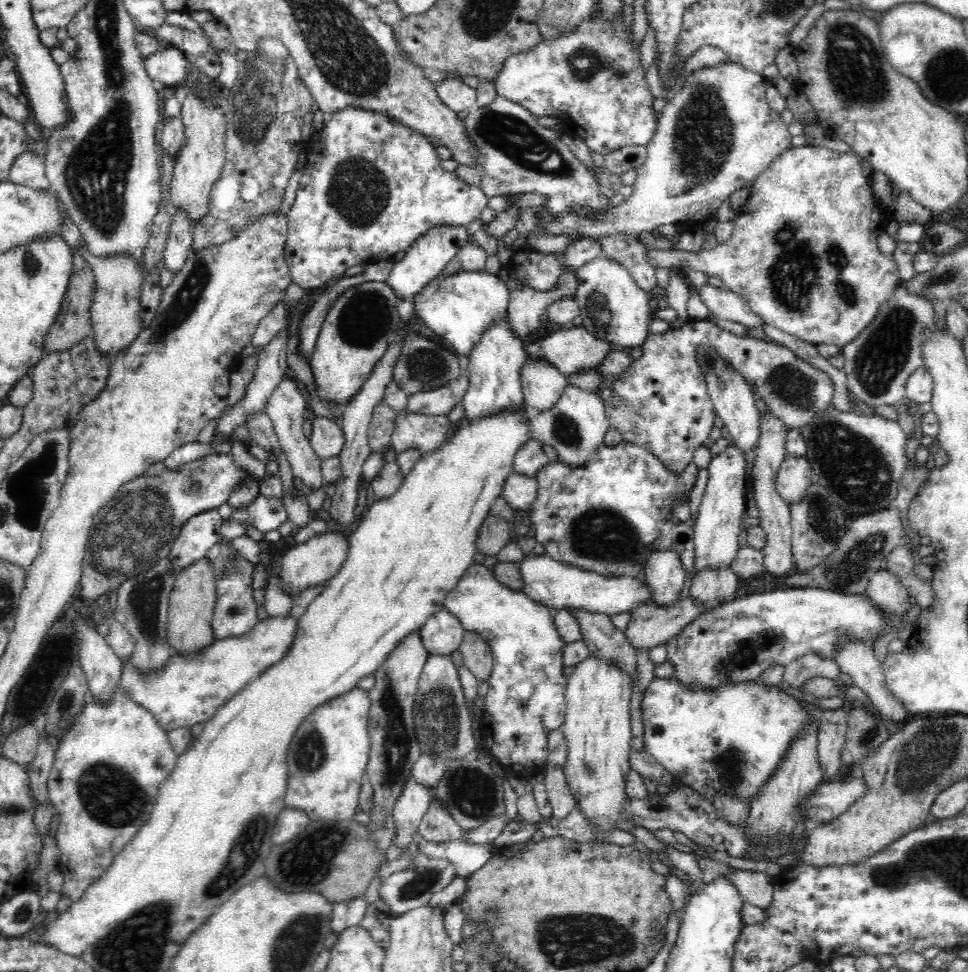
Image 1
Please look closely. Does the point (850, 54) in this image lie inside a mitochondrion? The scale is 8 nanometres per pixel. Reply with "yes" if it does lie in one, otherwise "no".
yes

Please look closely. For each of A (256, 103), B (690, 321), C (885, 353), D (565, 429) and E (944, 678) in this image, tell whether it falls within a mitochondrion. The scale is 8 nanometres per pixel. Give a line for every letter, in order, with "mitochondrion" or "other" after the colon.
A: mitochondrion
B: other
C: mitochondrion
D: mitochondrion
E: other

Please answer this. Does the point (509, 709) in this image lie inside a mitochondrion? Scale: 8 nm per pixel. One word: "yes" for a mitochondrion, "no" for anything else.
no

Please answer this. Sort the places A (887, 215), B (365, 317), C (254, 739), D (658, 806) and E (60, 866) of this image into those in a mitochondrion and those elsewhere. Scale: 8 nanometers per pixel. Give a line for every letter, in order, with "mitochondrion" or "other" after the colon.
A: other
B: mitochondrion
C: other
D: other
E: other

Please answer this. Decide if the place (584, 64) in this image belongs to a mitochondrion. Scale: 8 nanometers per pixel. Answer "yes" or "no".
yes

